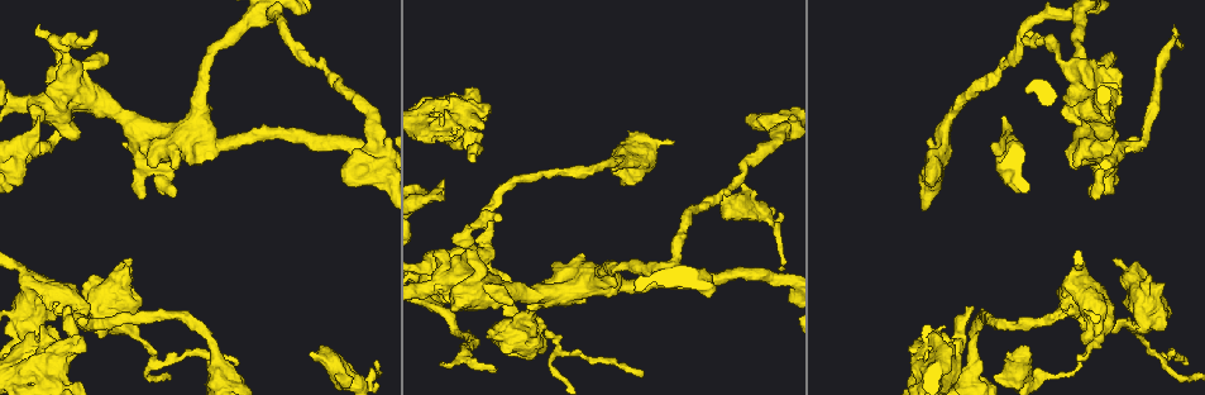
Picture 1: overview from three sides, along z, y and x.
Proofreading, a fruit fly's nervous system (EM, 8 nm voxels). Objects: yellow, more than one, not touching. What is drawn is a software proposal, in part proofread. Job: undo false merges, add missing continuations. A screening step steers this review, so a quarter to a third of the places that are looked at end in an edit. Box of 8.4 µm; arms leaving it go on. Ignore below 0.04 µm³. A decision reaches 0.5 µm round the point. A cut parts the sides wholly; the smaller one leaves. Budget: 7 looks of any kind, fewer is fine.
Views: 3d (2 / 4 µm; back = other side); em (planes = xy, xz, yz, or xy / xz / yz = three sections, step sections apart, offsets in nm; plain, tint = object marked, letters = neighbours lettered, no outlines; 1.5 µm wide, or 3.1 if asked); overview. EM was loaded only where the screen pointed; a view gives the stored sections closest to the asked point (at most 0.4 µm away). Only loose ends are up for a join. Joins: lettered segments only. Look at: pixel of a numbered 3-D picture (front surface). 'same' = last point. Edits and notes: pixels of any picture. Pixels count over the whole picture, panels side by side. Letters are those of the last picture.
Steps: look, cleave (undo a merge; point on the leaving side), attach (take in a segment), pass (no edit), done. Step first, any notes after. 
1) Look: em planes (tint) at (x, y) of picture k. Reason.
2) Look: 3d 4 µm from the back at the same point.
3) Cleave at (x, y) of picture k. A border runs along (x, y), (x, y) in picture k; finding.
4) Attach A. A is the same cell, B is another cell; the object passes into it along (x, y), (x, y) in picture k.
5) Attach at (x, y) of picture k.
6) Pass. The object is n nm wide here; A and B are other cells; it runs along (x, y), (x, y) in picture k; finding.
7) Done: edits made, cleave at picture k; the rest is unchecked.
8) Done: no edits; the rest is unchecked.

Look: em xz step 8 (letters) at (37, 148) of picture 1. Branch stops here.

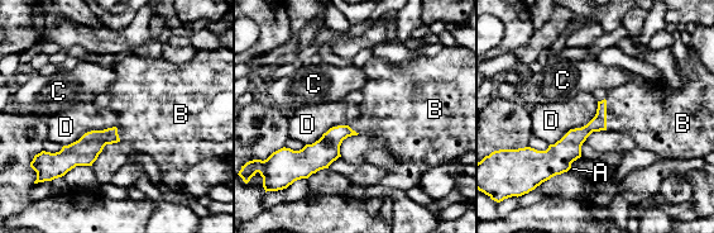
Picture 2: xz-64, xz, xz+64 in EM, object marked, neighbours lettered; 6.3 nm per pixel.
Attach B. B is the same cell, A, C and D are other cells; the object passes into it along (575, 138), (605, 114), (645, 110) in picture 2; it goes on there.

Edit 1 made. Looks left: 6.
Look: overview.

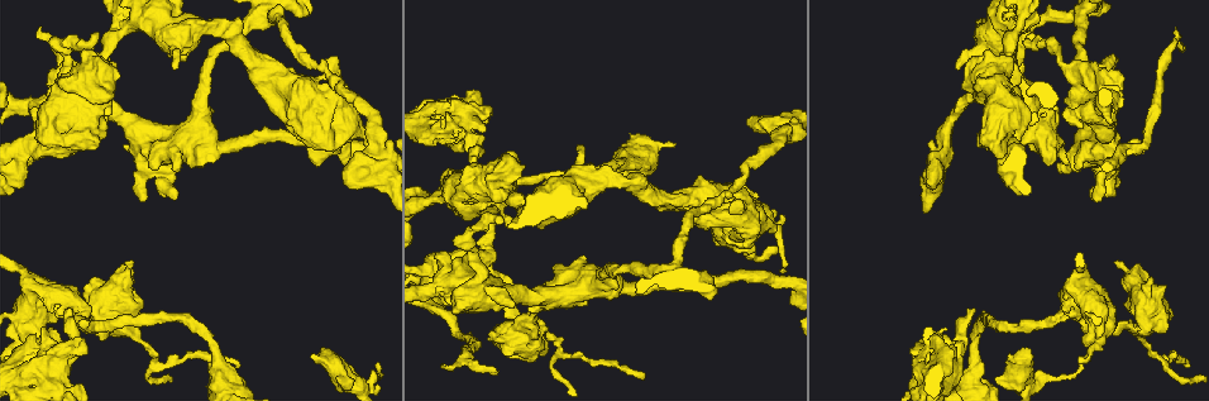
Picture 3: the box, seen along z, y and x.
Look: 3d 2 µm at (1116, 264) of picture 3. Thick end.

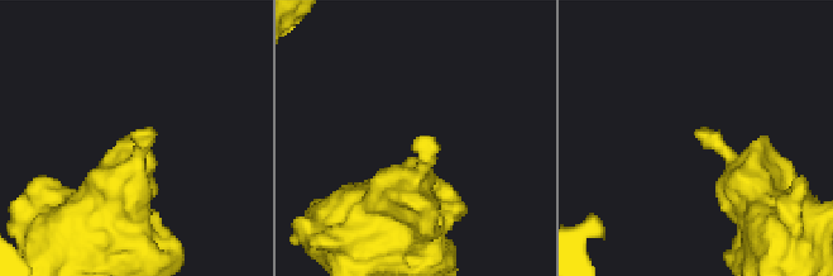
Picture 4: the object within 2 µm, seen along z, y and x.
Look: em planes (plain) at (437, 150) of picture 4.

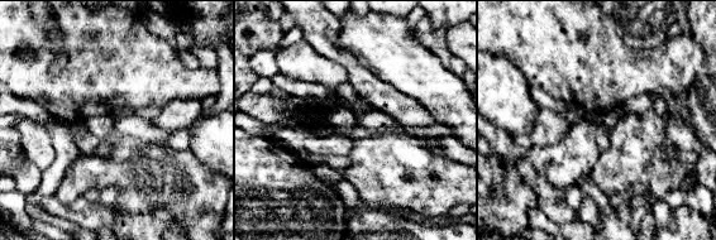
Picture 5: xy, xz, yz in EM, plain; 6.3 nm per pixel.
Look: em planes (letters) at the same point.

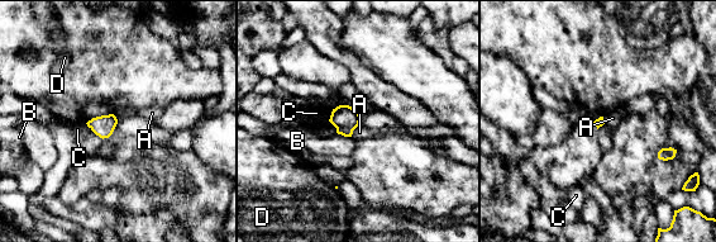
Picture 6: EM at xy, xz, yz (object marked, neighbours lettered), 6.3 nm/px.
Pass. The longest contact is with A, 90 nm; A, B, C and D are other cells; no lettered segment goes on from it.

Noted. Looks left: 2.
Look: 3d 4 µm at (934, 338) of picture 3.

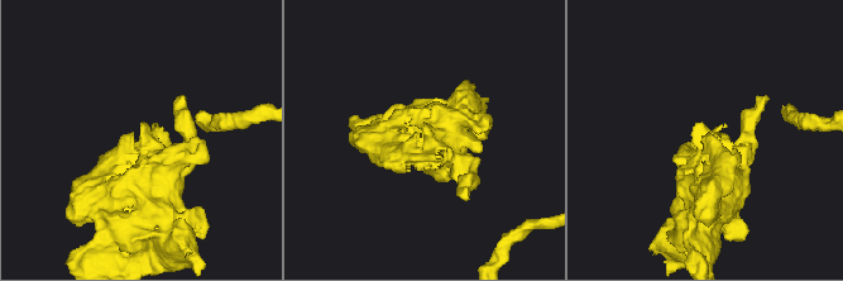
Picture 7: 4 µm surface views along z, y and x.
Look: em planes (letters) at (709, 141) of picture 7.

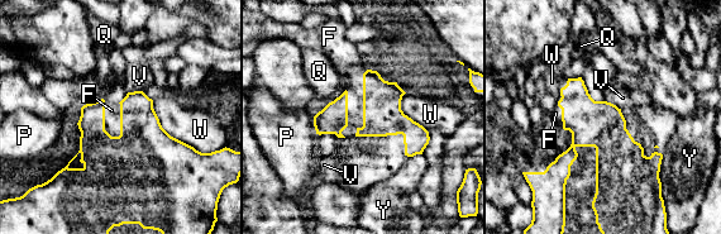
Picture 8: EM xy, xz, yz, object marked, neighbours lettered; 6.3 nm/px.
Attach F. The object is 260 nm wide here; F is the same cell, P, Q, V, W and Y are other cells; the object passes into it along (108, 161), (104, 122), (111, 110) in picture 8; it goes on there.

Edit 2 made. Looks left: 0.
Done: edits made, attach at picture 2, attach at picture 8; the rest is unchecked.

